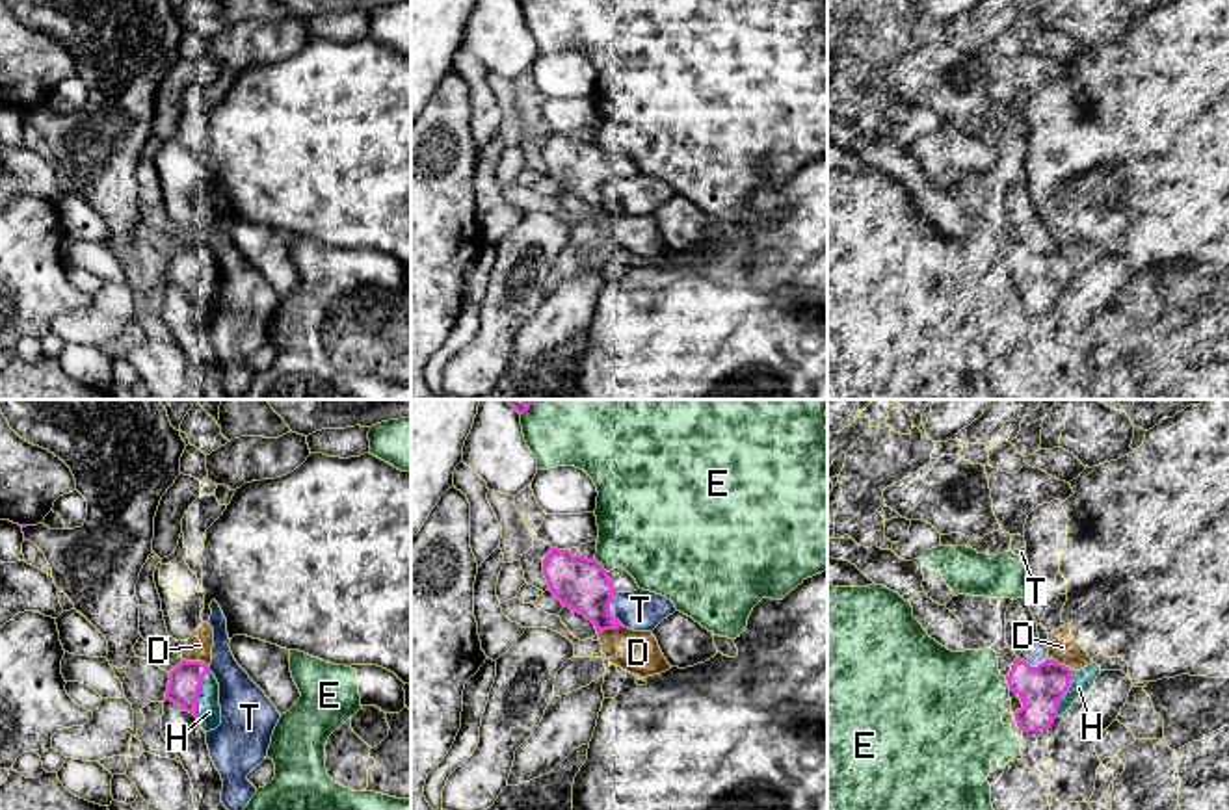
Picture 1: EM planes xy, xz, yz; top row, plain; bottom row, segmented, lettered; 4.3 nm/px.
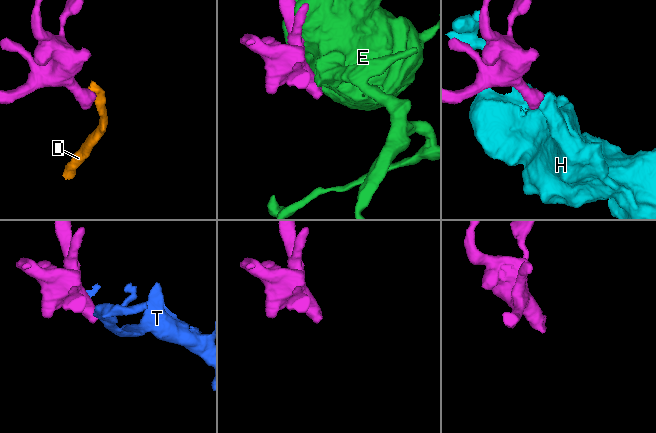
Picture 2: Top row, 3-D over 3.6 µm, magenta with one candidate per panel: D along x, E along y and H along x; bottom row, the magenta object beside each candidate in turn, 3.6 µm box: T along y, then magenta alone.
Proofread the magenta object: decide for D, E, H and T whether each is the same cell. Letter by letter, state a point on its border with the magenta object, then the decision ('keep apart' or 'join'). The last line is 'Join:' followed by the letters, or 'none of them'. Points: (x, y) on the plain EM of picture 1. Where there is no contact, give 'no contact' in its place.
D: xy (196, 246) | keep apart
E: xz (601, 149) | keep apart
H: xy (198, 277) | join
T: xz (608, 194) | keep apart
Join: H

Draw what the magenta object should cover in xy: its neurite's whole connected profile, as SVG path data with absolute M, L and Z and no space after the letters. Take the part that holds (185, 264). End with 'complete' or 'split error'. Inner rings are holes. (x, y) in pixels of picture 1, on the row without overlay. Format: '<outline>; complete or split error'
M182 243L169 256L165 284L193 297L205 316L221 308L219 268L206 247Z; split error

